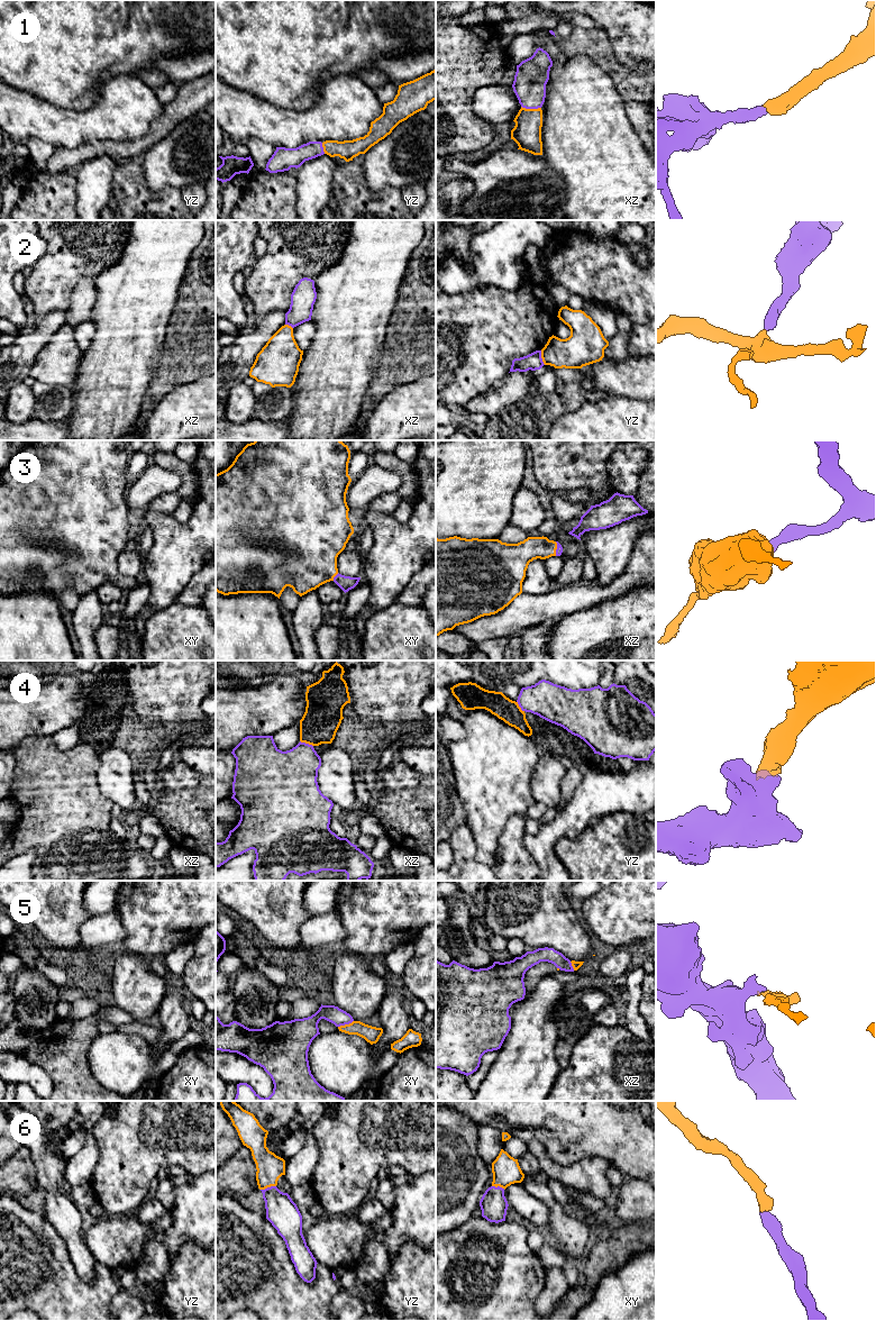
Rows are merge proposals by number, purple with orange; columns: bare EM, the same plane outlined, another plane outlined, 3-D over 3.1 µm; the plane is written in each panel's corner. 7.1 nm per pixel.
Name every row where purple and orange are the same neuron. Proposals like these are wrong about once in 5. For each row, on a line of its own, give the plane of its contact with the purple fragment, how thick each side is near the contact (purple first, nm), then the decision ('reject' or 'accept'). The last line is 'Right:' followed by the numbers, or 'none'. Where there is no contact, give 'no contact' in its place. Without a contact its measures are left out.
1: xz | 240/200 nm | accept
2: yz | 120/220 nm | reject
3: xy | 110/440 nm | accept
4: xz | 360/280 nm | reject
5: xy | 120/120 nm | reject
6: yz | 220/190 nm | accept
Right: 1, 3, 6

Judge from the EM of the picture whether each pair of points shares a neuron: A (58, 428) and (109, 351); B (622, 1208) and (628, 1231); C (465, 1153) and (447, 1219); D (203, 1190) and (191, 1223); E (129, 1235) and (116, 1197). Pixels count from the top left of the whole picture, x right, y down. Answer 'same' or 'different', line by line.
A: different
B: different
C: same
D: same
E: different

